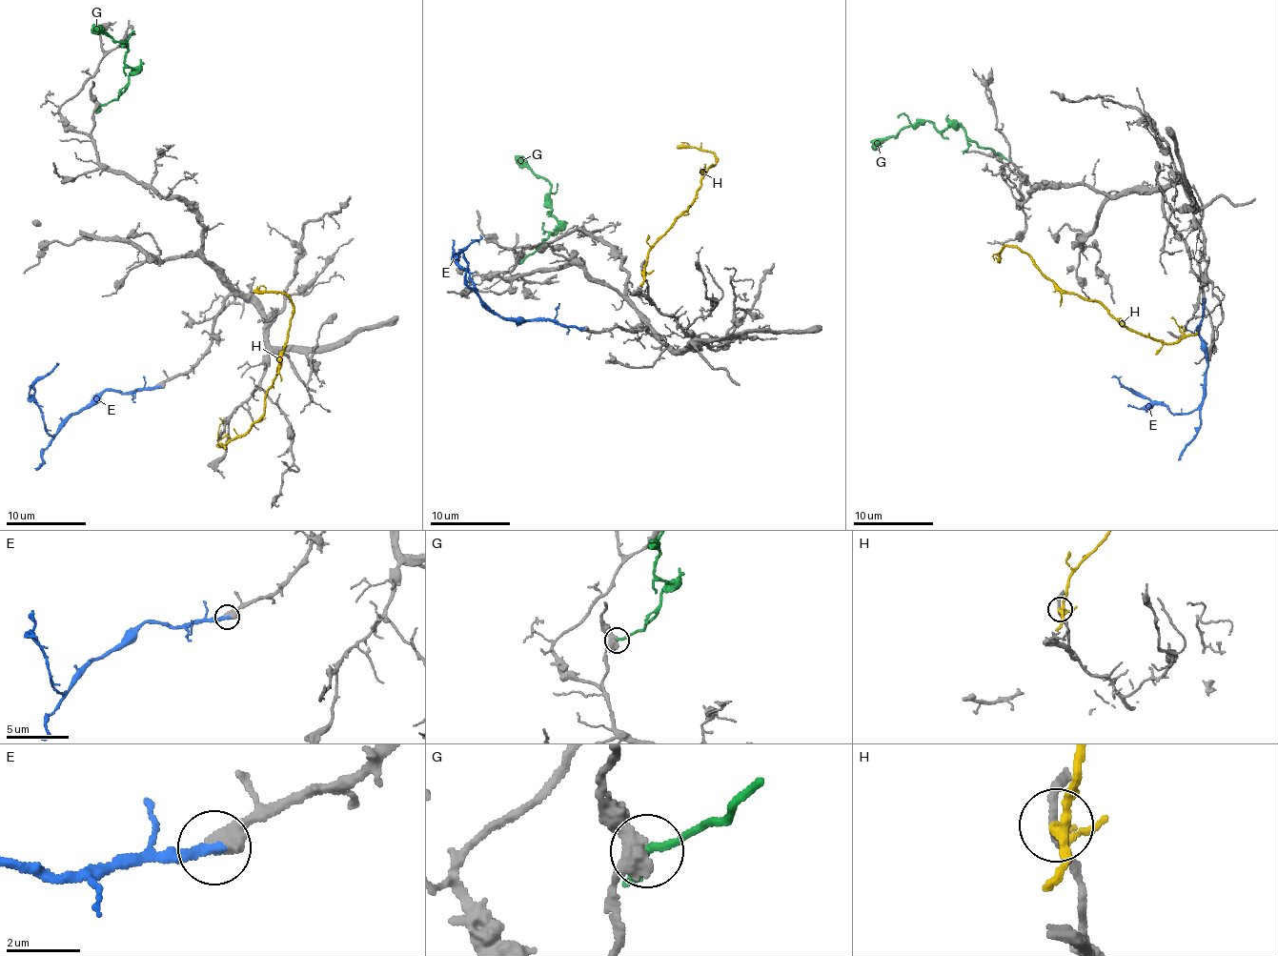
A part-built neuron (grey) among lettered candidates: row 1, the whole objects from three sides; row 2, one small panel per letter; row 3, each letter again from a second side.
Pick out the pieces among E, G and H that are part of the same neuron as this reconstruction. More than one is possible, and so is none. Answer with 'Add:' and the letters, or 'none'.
Add: E

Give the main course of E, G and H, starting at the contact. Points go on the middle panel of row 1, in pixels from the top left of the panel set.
E: (582, 329), (552, 321), (510, 320), (491, 311), (475, 289), (469, 270), (458, 264), (458, 256), (480, 234)
G: (524, 258), (554, 233), (558, 223), (548, 214), (550, 185), (515, 155)
H: (641, 272), (650, 249), (694, 203), (701, 175), (716, 163), (716, 154), (678, 145)

